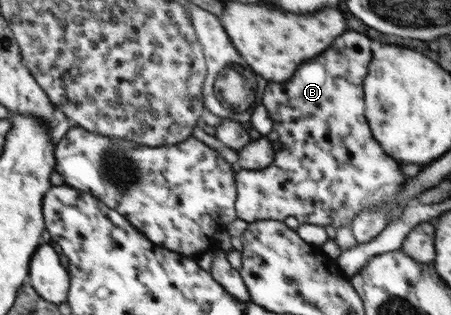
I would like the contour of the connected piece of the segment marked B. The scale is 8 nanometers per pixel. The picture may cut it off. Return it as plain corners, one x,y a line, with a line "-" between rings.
344,32
318,58
302,64
292,80
267,84
261,108
270,115
282,145
275,152
273,163
265,169
235,172
237,218
251,223
257,220
284,221
288,216
294,216
300,225
324,227
330,224
338,229
351,224
359,212
367,208
383,208
387,222
403,216
406,206
393,203
392,196
399,194
410,178
402,173
401,165
383,151
365,117
363,82
372,60
371,52
368,36
360,32

